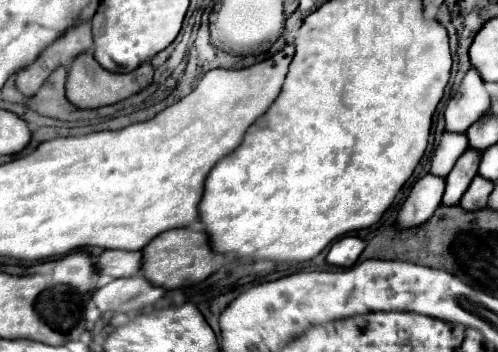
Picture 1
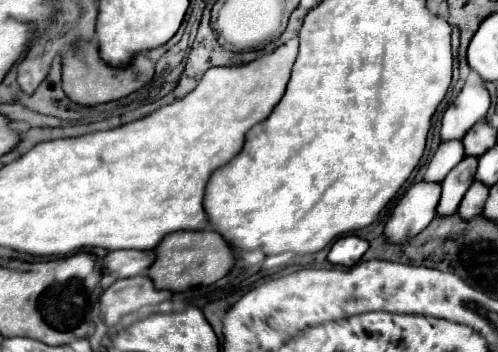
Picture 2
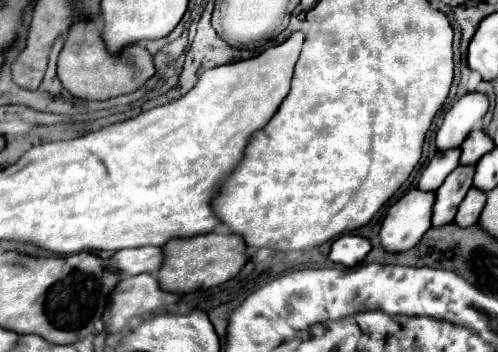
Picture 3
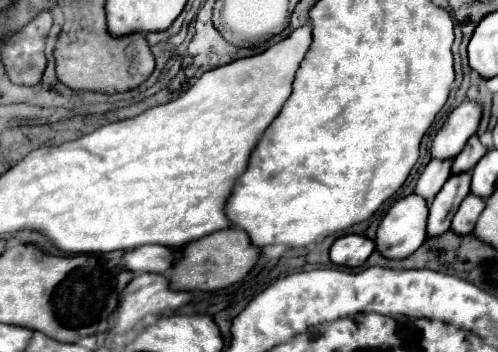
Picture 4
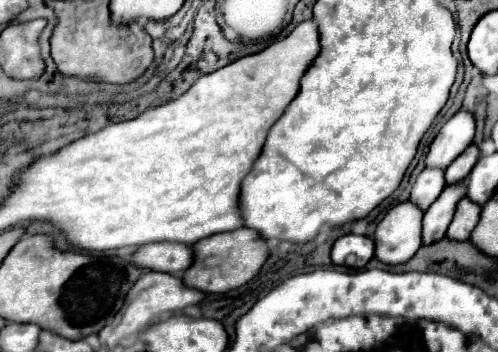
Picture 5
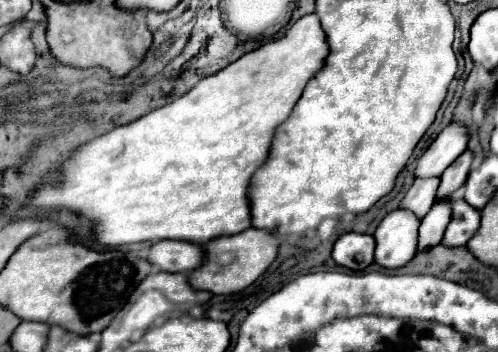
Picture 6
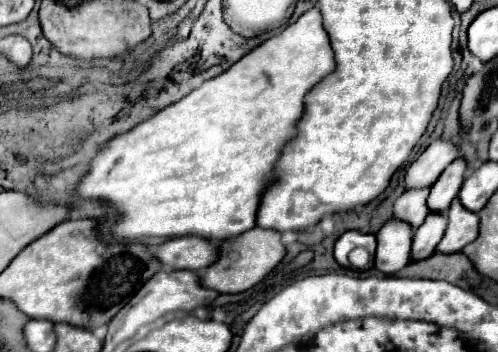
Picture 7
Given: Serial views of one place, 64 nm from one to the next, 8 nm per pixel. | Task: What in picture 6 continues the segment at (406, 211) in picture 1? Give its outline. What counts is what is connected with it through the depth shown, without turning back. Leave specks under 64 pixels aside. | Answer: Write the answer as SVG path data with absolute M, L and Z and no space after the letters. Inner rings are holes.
M392 210L376 228L374 260L384 268L400 268L418 252L420 220L412 212Z

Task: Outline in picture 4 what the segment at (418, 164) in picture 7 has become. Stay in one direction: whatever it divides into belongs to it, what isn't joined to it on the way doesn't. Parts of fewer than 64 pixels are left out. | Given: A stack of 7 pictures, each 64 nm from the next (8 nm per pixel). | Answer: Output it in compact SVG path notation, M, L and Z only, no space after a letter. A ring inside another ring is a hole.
M464 100L460 106L456 106L434 136L432 158L446 160L446 158L458 156L462 152L464 144L468 142L468 138L472 134L476 134L480 118L482 118L480 102Z

